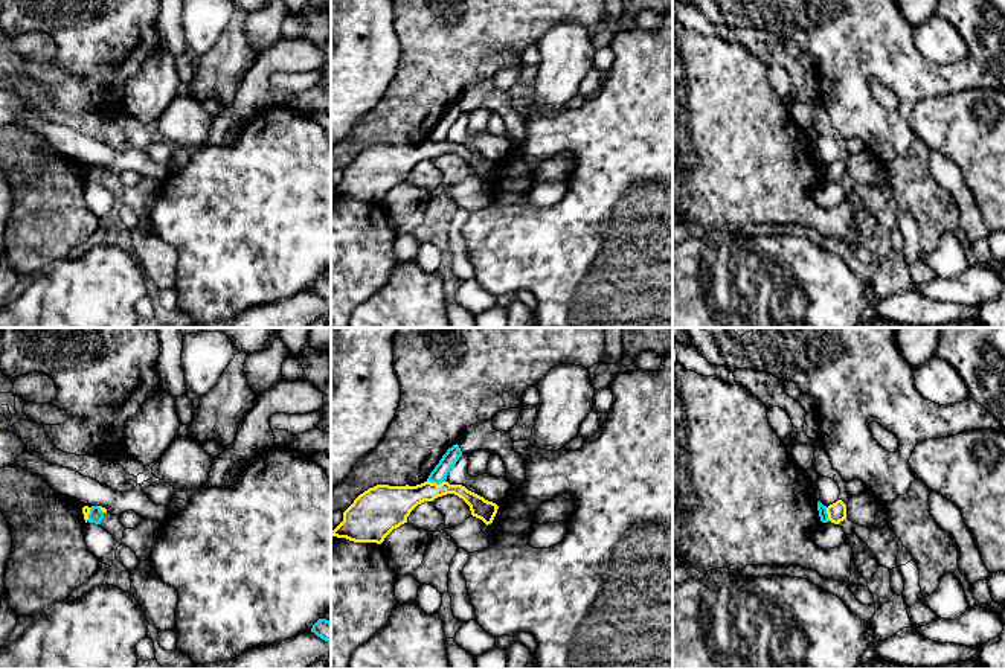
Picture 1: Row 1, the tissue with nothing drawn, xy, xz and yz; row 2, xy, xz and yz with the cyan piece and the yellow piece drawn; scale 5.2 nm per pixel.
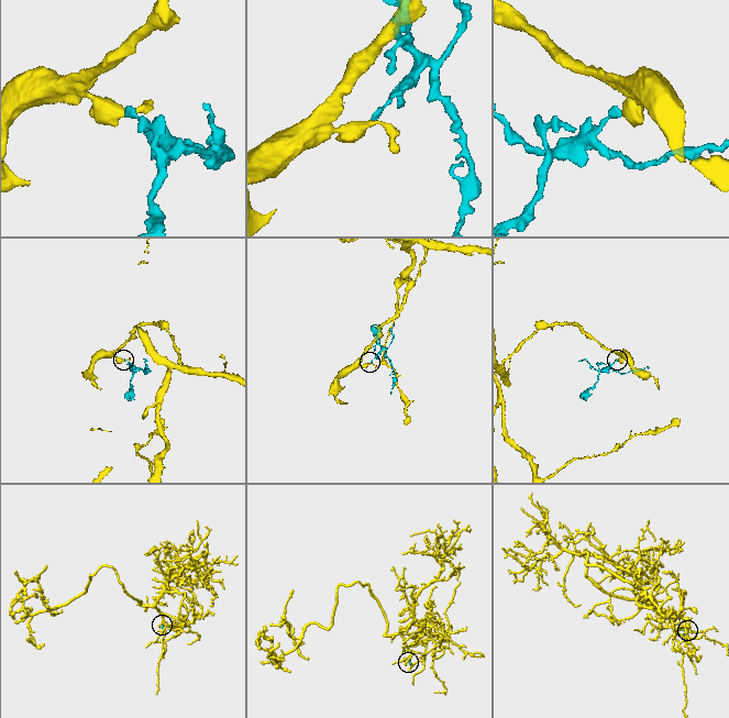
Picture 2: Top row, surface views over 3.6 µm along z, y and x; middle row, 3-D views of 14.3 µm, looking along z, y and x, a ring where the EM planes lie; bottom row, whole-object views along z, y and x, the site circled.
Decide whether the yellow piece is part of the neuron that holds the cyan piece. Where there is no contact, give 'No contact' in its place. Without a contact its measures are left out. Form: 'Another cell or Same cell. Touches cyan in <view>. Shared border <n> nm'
Another cell. Touches cyan in xz. Shared border 100 nm

